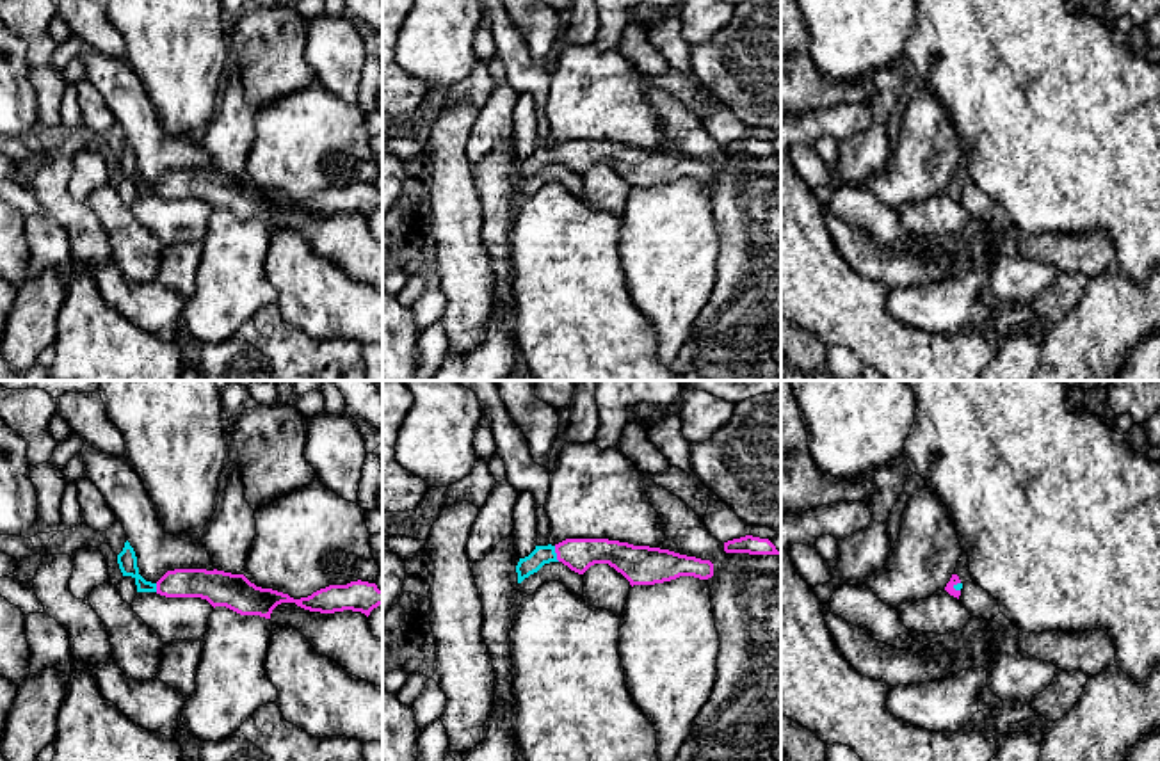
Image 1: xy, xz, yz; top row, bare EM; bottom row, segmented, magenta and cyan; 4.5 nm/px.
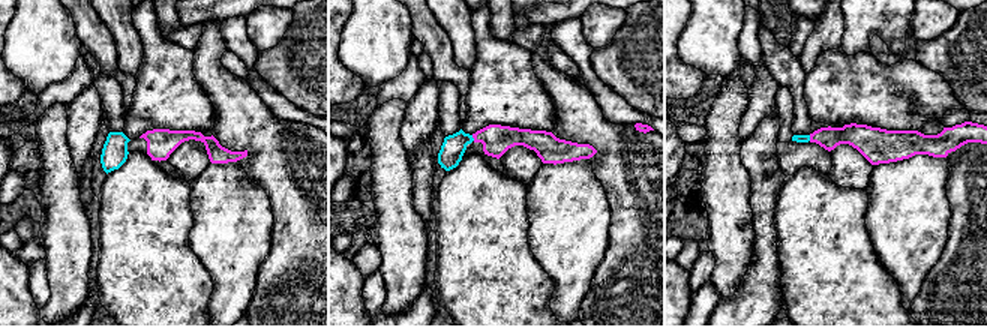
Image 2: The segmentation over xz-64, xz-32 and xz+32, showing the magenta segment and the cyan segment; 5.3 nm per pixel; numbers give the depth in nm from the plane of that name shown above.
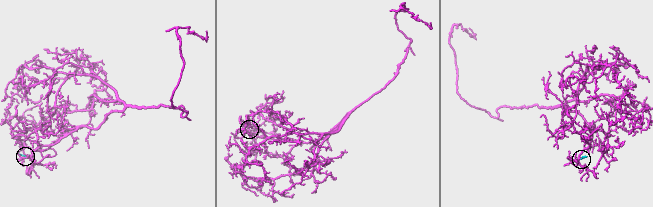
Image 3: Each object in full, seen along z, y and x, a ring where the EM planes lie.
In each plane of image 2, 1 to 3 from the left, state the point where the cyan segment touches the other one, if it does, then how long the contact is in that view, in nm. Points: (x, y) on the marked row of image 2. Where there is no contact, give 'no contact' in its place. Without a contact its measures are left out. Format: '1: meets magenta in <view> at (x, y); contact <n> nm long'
1: no contact
2: meets magenta in xz-32 at (473, 137); contact 40 nm long
3: meets magenta in xz+32 at (810, 138); contact 30 nm long

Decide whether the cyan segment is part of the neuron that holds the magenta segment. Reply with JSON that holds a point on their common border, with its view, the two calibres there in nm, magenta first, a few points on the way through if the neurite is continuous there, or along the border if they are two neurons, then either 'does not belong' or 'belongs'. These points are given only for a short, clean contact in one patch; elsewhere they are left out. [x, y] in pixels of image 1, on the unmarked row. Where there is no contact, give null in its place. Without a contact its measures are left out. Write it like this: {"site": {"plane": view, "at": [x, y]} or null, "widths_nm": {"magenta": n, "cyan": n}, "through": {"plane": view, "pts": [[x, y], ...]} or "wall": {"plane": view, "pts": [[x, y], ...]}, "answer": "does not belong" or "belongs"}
{"site": {"plane": "xz", "at": [555, 153]}, "widths_nm": {"magenta": 150, "cyan": 90}, "through": {"plane": "xz", "pts": [[579, 157], [555, 153], [541, 157]]}, "answer": "belongs"}

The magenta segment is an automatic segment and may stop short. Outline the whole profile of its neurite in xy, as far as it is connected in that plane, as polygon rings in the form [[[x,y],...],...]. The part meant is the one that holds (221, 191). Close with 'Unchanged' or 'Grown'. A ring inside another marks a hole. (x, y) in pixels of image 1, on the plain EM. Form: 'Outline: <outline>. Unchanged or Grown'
Outline: [[[128,142],[117,156],[117,165],[123,178],[135,181],[137,194],[157,194],[165,199],[201,199],[213,210],[226,208],[240,217],[270,220],[278,206],[295,204],[310,213],[334,215],[352,212],[368,219],[374,210],[383,206],[383,192],[375,185],[361,181],[347,187],[329,187],[301,201],[272,190],[256,188],[244,176],[217,171],[174,171],[167,172],[157,185],[151,185],[139,176],[137,158]]]. Grown

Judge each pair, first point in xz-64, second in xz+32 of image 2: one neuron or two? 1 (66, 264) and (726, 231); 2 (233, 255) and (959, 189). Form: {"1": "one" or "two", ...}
{"1": "one", "2": "two"}

